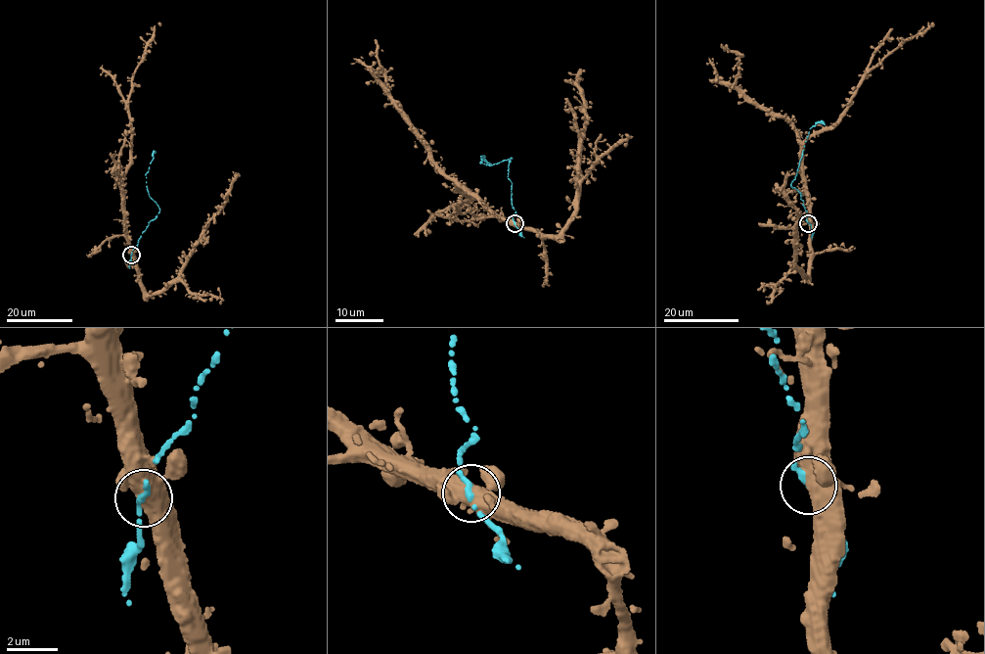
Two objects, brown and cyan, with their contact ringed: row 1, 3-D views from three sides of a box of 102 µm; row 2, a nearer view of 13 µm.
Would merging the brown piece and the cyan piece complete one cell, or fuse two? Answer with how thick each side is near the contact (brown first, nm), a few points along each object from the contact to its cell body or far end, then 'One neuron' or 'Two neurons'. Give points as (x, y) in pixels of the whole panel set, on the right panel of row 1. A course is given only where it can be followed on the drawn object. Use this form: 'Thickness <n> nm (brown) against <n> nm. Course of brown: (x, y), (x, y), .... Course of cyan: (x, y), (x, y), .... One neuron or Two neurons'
Thickness 550 nm (brown) against 280 nm. Course of brown: (808, 223), (803, 169), (805, 141), (834, 123), (864, 72), (902, 43), (932, 25), (932, 23). Course of cyan: (808, 223), (800, 193), (790, 186), (811, 126), (819, 122), (825, 125). One neuron

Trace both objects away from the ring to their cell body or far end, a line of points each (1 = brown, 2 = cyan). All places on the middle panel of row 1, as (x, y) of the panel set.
1: (514, 223), (459, 185), (471, 198), (452, 204), (457, 210), (485, 219), (488, 212)
2: (514, 223), (508, 176), (511, 158), (486, 164), (480, 163), (482, 155), (491, 163)

